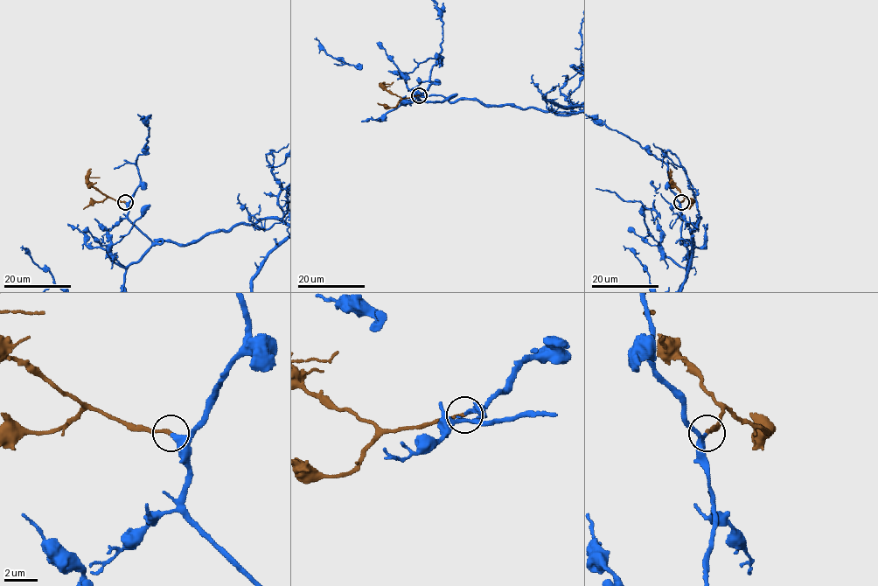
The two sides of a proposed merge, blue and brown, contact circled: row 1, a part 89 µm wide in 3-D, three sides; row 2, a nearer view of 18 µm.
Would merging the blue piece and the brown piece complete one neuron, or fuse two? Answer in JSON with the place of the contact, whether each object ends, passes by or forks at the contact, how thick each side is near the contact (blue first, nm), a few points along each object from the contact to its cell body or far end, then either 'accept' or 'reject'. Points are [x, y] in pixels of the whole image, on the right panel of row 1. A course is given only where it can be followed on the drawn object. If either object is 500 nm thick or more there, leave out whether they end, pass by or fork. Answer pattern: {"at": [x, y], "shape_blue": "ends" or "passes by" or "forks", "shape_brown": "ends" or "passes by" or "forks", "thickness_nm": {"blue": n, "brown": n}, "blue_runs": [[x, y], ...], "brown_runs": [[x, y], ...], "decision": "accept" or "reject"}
{"at": [681, 202], "shape_blue": "ends", "shape_brown": "ends", "thickness_nm": {"blue": 300, "brown": 200}, "brown_runs": [[680, 202], [684, 197], [668, 177]], "decision": "accept"}

